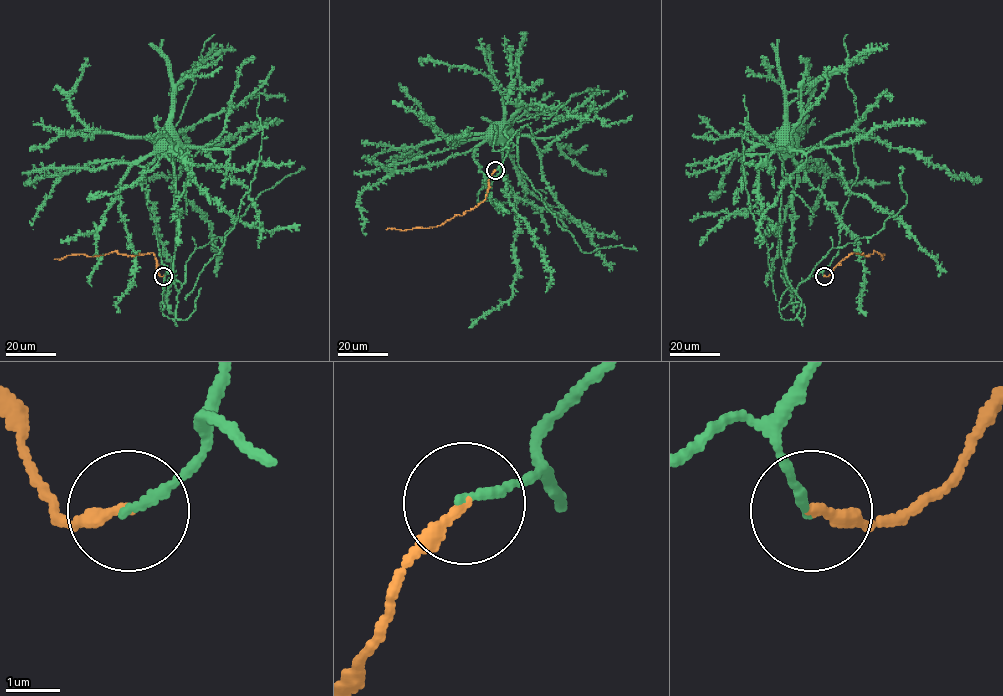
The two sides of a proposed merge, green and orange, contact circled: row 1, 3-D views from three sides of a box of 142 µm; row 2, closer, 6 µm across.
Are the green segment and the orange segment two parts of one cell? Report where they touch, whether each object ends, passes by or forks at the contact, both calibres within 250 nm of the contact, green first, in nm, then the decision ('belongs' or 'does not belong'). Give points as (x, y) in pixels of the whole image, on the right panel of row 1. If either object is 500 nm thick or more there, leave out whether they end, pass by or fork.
(824, 276) | green ends | orange ends | 160/200 nm | belongs

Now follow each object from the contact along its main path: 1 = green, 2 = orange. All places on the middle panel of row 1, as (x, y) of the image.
1: (495, 170), (499, 168), (499, 172), (486, 186), (485, 175), (473, 152), (488, 139), (504, 142), (507, 132)
2: (495, 170), (488, 180), (486, 196), (462, 215), (455, 215), (427, 228), (386, 229)

